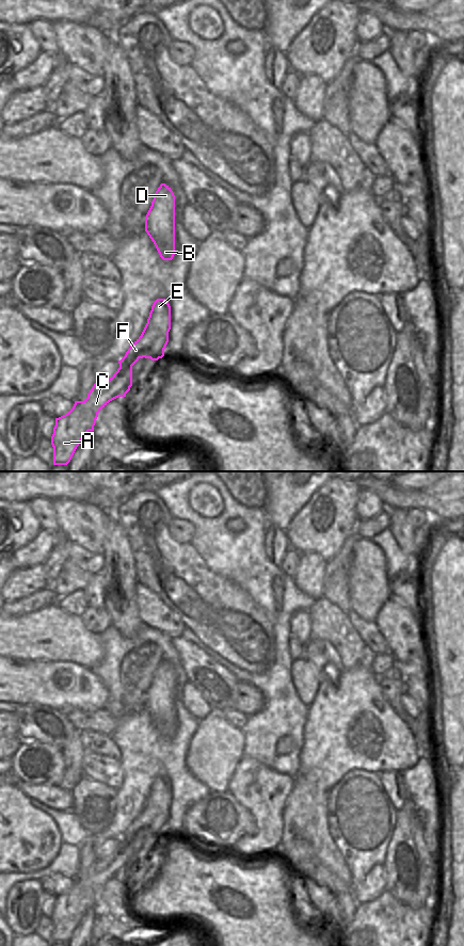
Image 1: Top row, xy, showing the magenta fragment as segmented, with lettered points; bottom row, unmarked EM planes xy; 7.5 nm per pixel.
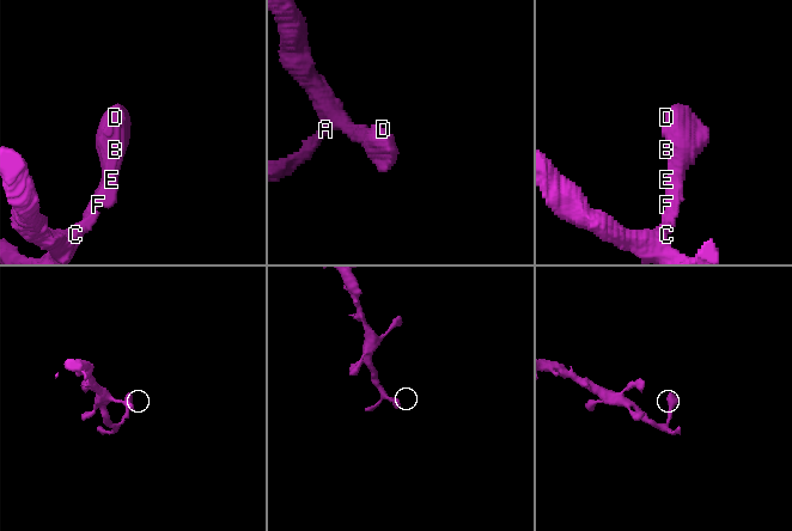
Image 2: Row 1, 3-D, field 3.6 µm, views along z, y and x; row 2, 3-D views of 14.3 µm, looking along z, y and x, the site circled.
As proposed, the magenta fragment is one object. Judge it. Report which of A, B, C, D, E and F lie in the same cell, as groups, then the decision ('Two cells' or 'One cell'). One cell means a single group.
Groups: A B C D E F. One cell.

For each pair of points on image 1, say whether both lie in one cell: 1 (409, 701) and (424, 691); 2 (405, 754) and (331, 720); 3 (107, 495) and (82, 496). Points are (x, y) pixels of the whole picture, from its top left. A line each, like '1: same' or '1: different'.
1: different
2: same
3: same

